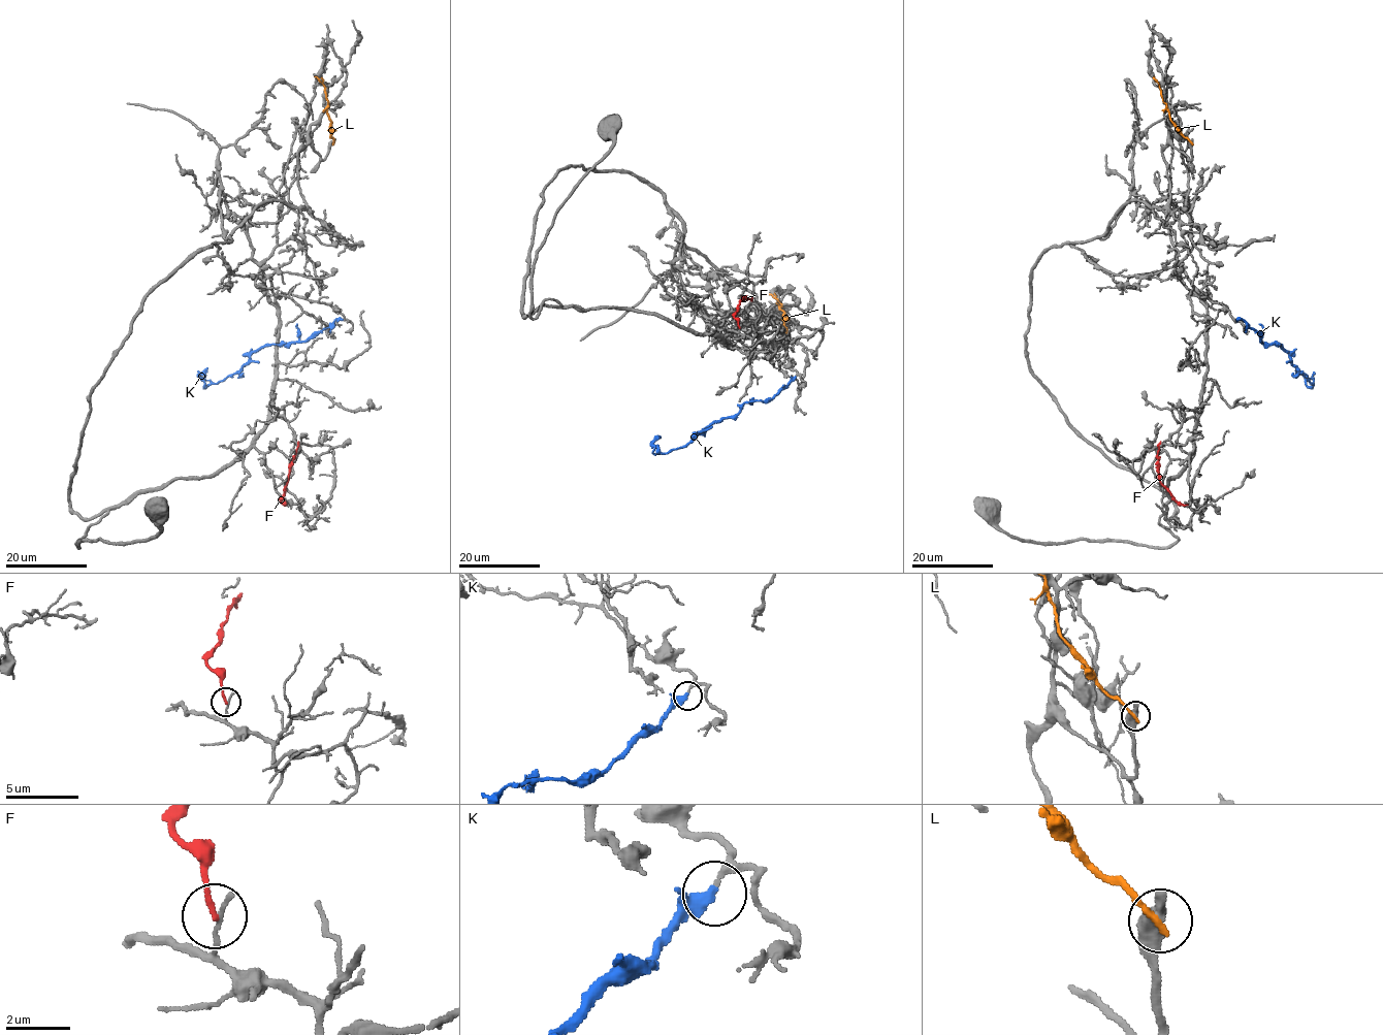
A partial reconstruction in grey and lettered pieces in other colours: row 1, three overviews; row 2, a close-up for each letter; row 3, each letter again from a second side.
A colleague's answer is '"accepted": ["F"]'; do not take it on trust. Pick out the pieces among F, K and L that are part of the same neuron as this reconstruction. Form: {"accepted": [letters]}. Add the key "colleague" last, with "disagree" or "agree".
{"accepted": [], "colleague": "disagree"}

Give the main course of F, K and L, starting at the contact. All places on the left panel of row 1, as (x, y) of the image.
F: (286, 504), (281, 498), (298, 442)
K: (343, 319), (336, 319), (303, 342), (260, 347), (236, 374), (206, 386), (200, 375), (207, 368)
L: (333, 142), (325, 88), (315, 76)

